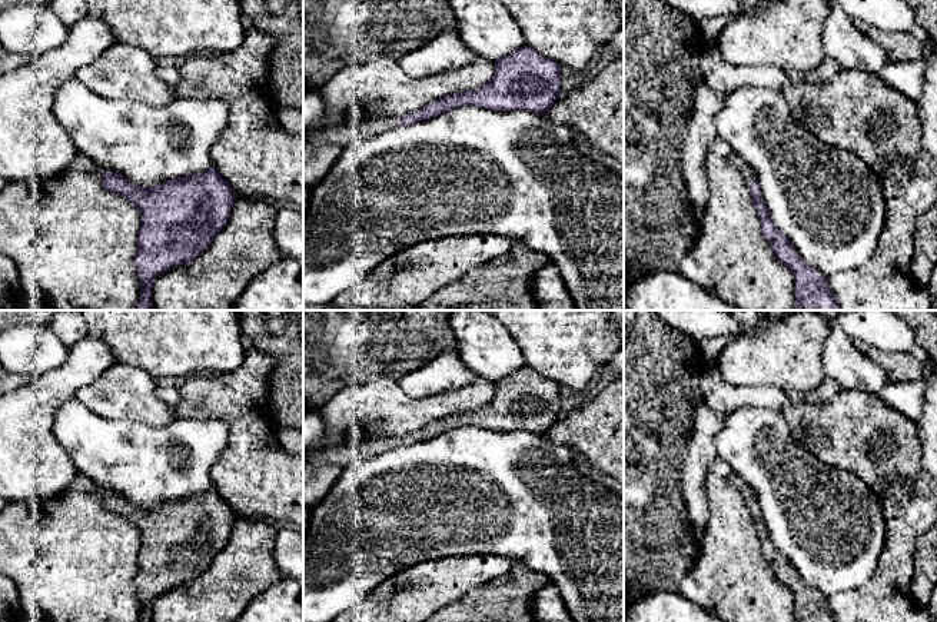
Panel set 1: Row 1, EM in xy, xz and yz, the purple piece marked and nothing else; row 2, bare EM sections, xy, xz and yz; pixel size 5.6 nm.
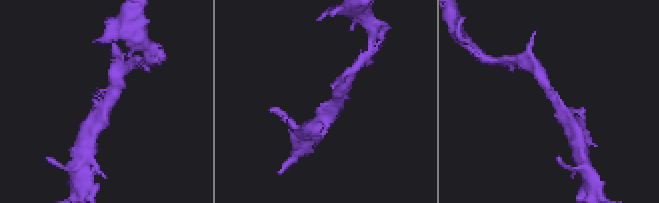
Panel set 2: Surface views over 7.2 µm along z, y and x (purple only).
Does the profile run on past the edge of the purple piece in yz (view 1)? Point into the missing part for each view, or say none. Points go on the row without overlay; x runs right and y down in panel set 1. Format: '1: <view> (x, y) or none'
1: yz (748, 495)

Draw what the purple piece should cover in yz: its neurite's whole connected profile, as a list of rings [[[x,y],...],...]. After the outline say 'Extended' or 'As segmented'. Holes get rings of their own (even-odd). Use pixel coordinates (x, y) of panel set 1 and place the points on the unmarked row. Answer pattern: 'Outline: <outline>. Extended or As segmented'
Outline: [[[735,473],[730,476],[728,482],[741,492],[748,505],[762,555],[770,561],[771,571],[775,578],[794,593],[795,622],[838,622],[830,609],[828,598],[805,585],[788,558],[775,548],[765,522],[761,518],[761,510],[754,490],[747,488],[742,479]]]. Extended

